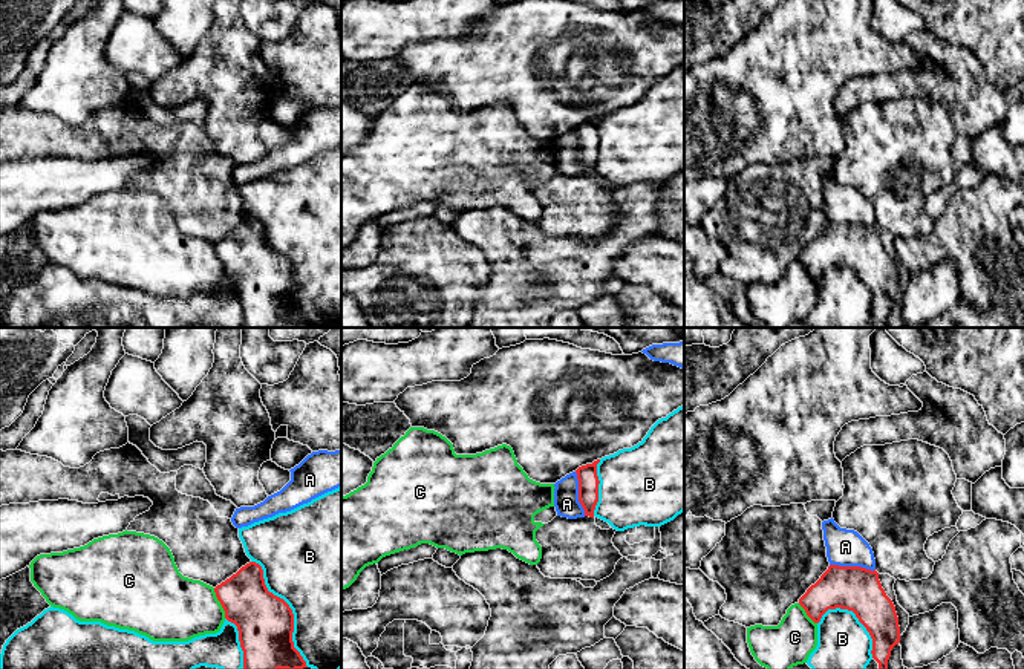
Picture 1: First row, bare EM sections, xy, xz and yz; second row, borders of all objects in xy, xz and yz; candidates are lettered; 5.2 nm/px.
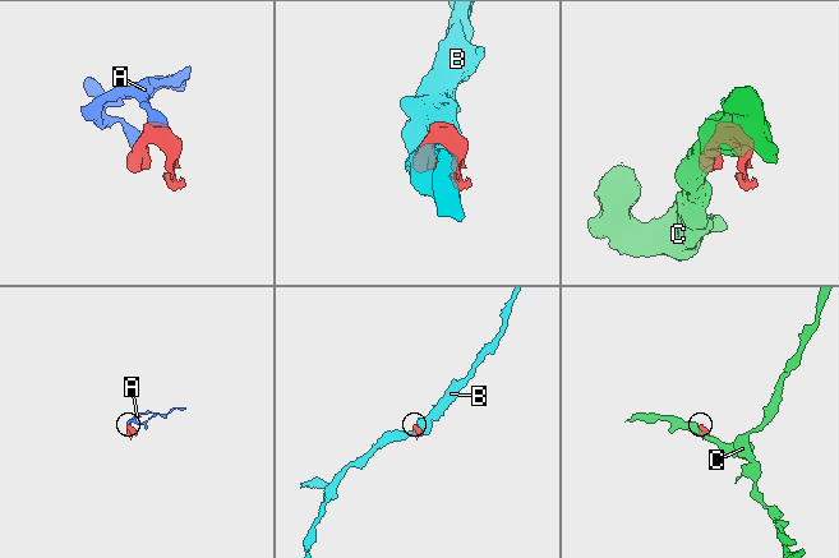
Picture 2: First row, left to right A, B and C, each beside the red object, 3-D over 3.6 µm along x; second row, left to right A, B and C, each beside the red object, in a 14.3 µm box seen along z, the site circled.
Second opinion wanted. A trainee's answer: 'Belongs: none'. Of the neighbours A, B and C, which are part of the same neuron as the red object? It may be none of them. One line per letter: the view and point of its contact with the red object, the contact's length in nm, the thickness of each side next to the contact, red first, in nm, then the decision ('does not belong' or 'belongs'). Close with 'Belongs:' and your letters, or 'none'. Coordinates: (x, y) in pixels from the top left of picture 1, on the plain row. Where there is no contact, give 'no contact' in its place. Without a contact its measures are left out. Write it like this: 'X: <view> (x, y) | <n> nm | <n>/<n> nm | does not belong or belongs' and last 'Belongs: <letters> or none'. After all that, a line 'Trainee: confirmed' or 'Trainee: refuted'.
A: yz (853, 224) | 240 nm | 240/190 nm | does not belong
B: xy (291, 267) | 650 nm | 300/500 nm | does not belong
C: xy (221, 261) | 170 nm | 300/360 nm | does not belong
Belongs: none
Trainee: confirmed

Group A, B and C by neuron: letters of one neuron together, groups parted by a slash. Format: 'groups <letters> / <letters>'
groups A / B / C

